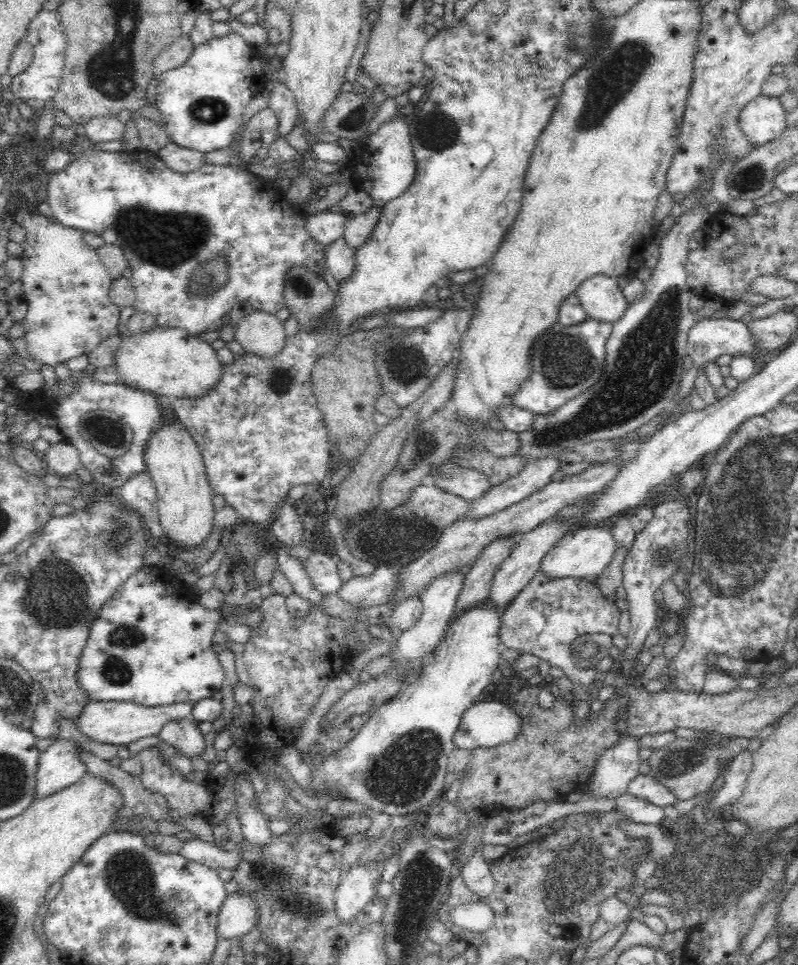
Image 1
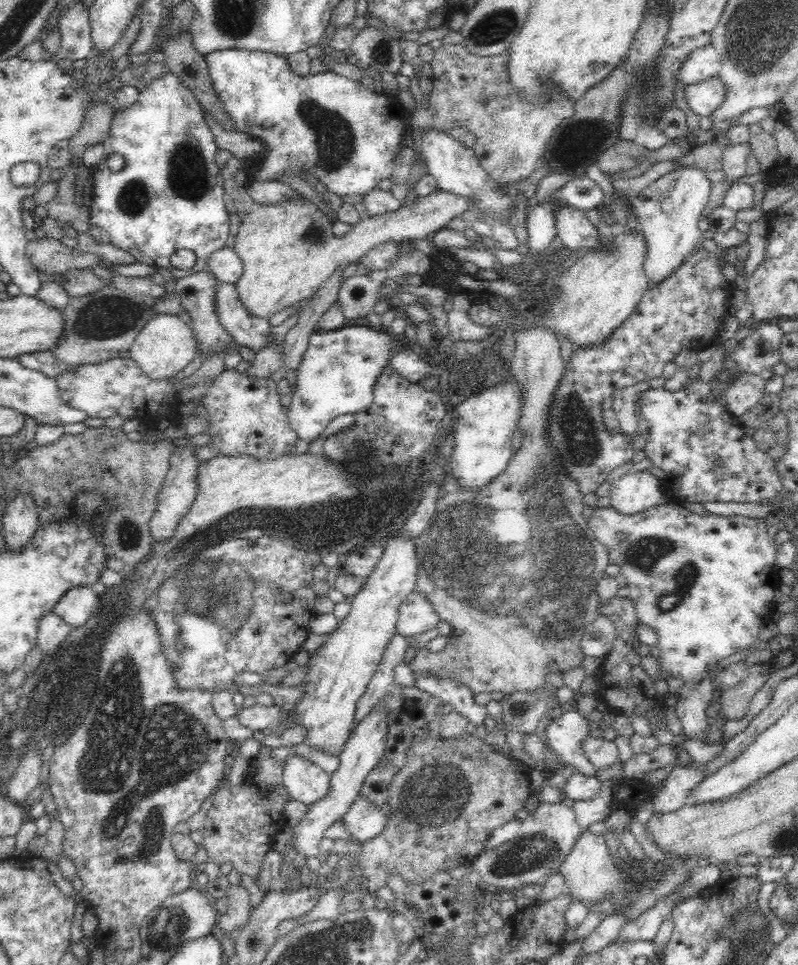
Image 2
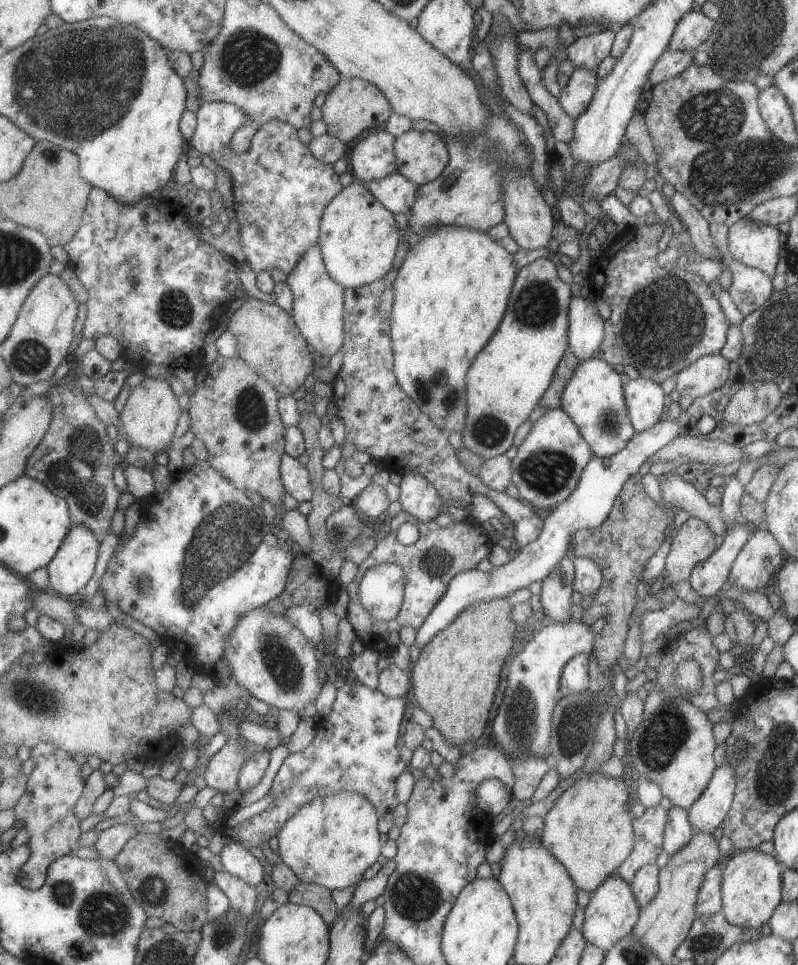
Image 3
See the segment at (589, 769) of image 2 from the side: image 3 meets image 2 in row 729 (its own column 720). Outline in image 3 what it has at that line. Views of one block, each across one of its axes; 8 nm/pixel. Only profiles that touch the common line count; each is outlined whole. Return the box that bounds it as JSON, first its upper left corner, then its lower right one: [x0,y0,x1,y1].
[688,524,753,597]

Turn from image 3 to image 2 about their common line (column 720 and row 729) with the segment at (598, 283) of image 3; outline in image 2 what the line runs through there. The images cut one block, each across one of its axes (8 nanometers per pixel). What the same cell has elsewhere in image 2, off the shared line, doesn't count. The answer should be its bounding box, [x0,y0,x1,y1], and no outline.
[296,532,419,755]

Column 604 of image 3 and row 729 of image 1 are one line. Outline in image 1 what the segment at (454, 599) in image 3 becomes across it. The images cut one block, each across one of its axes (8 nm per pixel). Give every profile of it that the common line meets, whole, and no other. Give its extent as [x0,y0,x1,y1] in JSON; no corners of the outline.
[453,700,520,748]

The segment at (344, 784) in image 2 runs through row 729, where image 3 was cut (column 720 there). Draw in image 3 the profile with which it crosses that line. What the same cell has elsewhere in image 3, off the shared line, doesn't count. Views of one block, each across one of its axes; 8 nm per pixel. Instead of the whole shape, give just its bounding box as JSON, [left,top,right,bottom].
[675,353,729,398]

